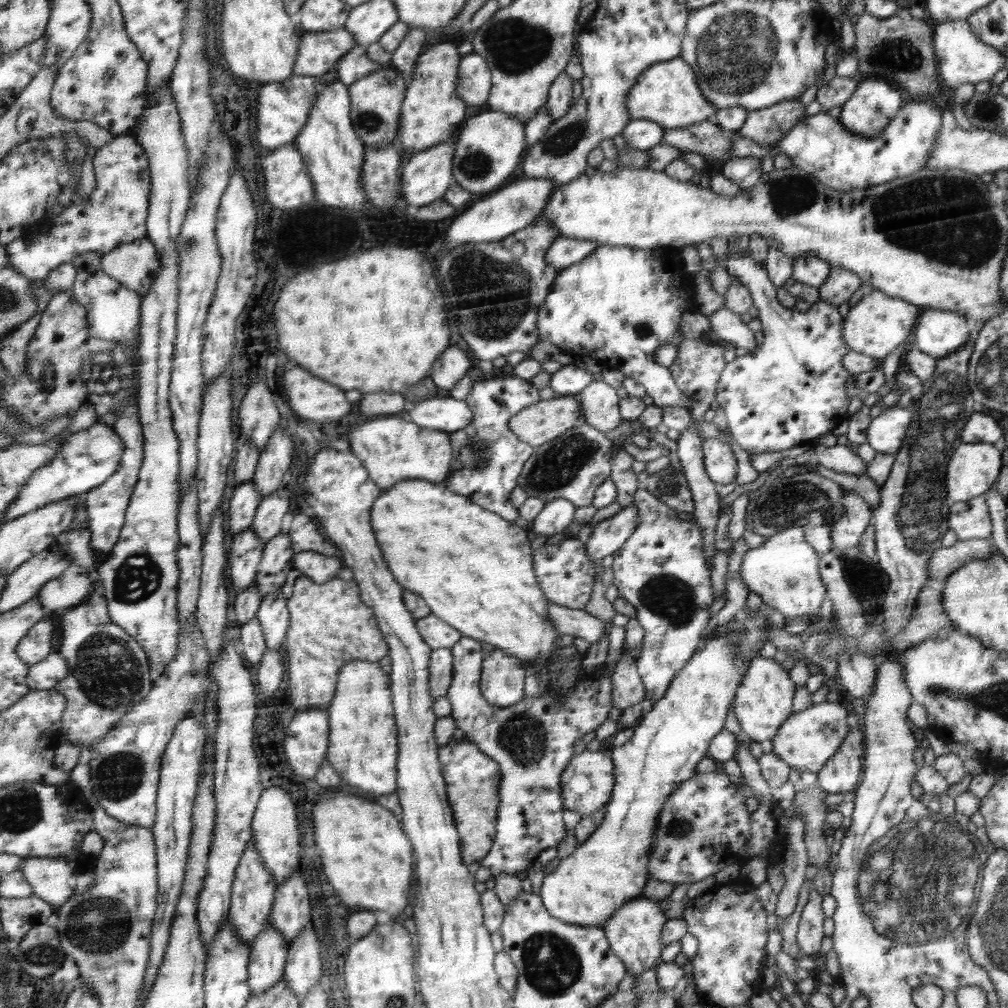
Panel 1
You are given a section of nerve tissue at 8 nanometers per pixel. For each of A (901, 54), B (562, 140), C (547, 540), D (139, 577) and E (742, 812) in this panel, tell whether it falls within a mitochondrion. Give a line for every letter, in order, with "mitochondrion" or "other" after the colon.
A: mitochondrion
B: mitochondrion
C: other
D: mitochondrion
E: other

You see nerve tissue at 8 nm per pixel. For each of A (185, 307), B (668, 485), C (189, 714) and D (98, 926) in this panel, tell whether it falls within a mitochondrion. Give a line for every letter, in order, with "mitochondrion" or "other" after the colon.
A: other
B: mitochondrion
C: other
D: mitochondrion

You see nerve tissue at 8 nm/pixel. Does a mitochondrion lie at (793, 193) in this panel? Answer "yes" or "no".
yes

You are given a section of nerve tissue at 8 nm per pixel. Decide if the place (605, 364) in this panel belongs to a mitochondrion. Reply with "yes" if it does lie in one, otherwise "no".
no

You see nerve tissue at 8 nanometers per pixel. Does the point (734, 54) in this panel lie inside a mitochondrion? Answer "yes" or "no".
yes

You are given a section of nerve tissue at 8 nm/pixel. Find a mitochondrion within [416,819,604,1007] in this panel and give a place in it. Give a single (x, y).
(552, 965)

